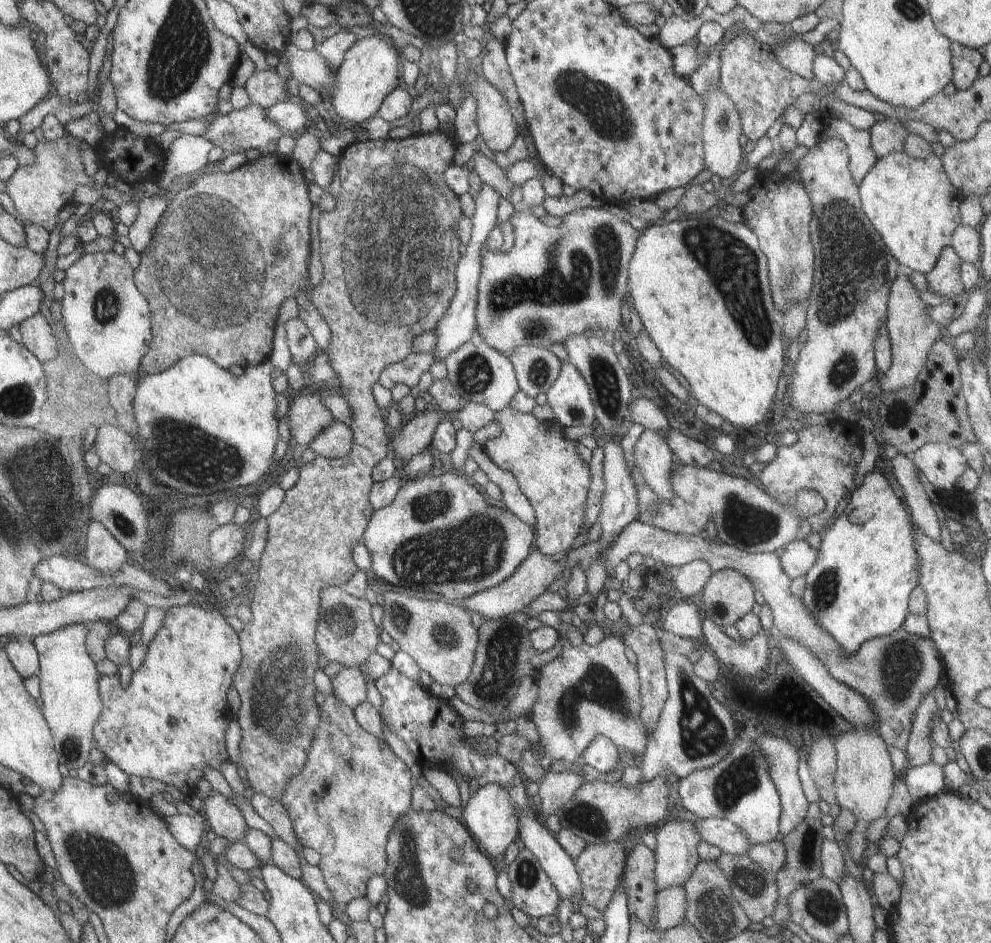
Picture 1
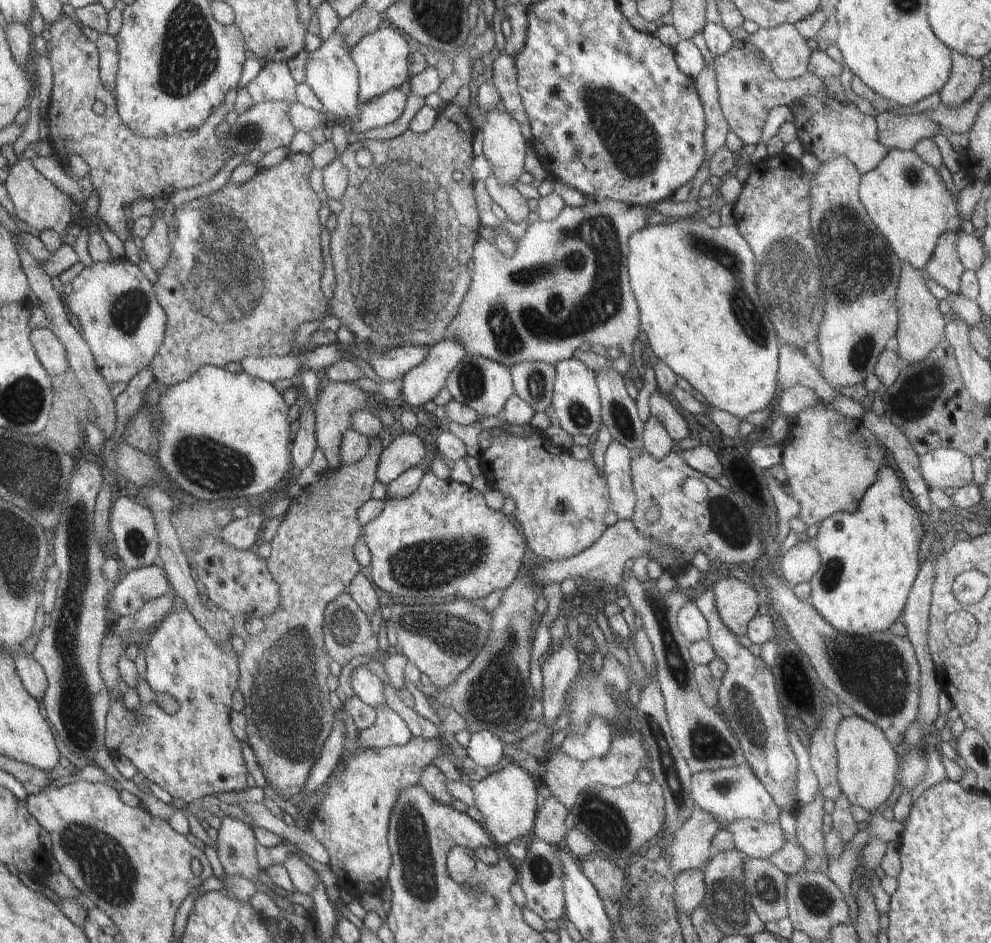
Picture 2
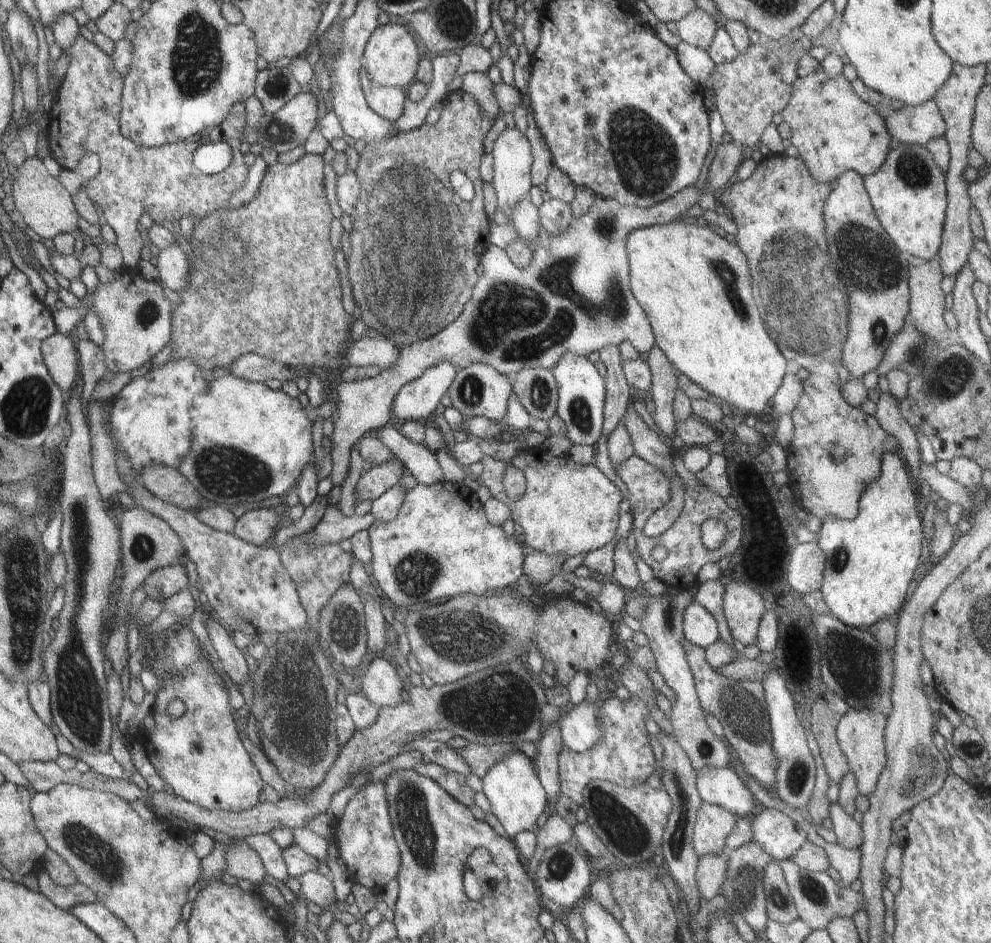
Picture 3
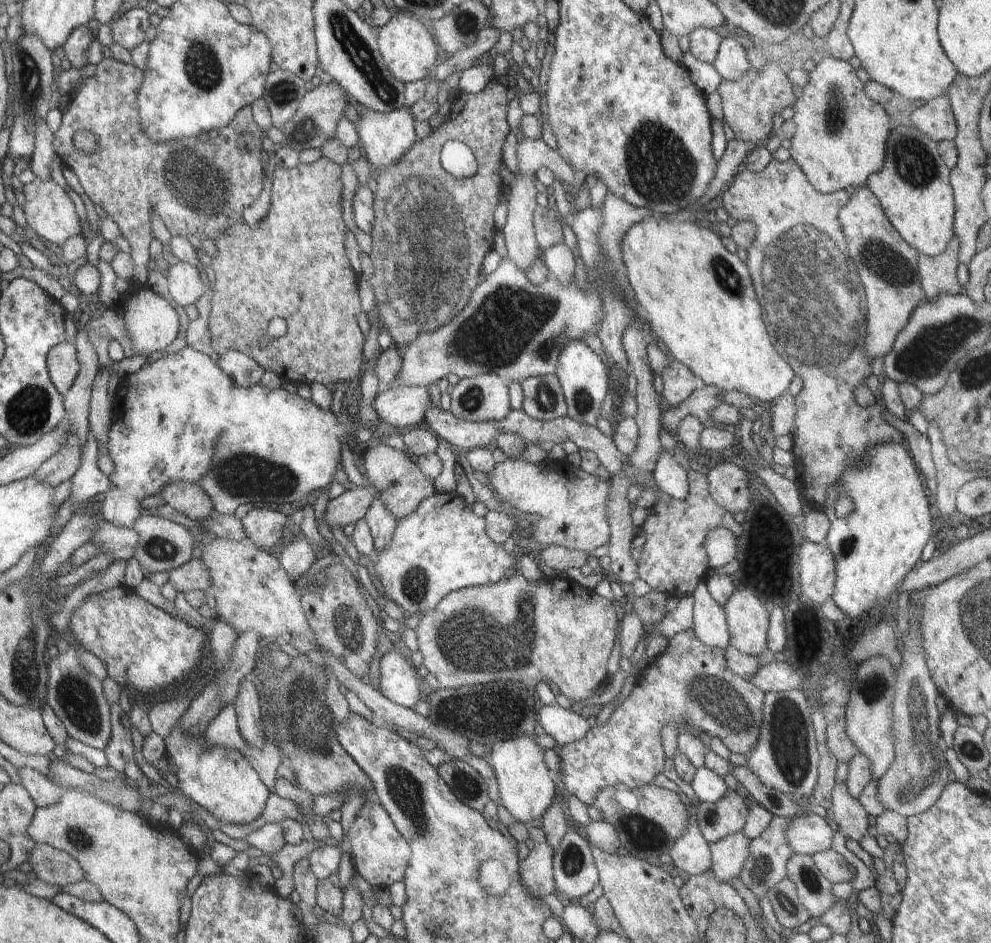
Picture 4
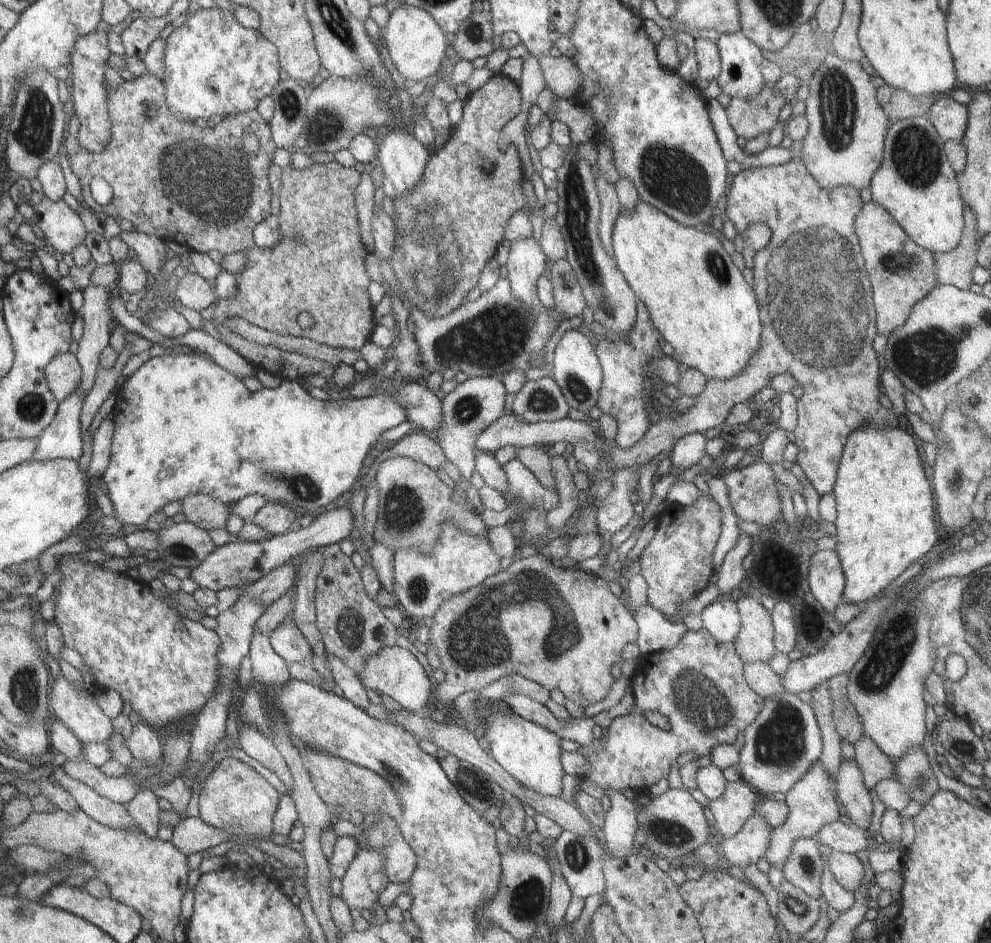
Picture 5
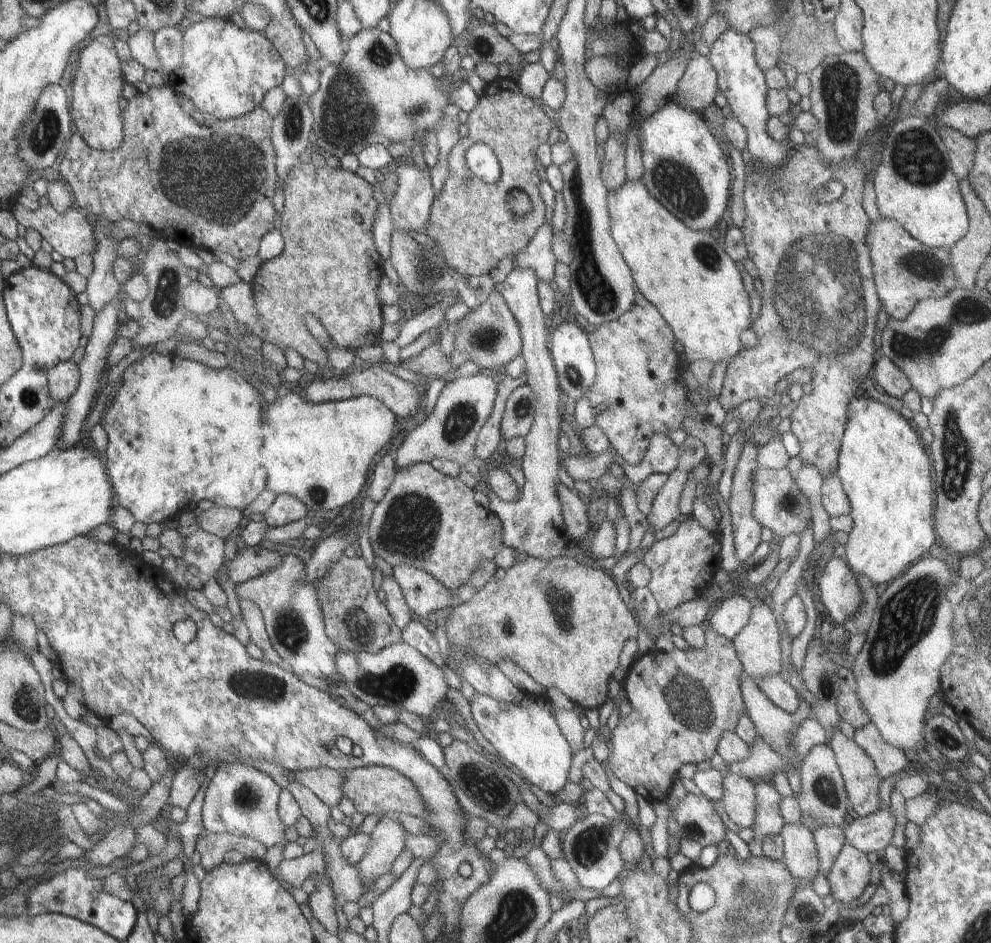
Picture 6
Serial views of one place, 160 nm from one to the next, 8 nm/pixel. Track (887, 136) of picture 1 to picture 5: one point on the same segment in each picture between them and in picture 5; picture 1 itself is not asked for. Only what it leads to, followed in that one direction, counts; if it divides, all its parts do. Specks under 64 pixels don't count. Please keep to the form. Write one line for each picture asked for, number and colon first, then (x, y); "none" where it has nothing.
2: (895, 131)
3: (918, 124)
4: (935, 118)
5: (949, 117)

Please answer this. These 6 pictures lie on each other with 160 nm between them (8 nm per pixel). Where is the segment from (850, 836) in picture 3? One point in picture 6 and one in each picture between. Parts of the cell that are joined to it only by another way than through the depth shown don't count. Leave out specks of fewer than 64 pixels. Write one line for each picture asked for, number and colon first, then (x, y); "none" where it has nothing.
4: (847, 814)
5: (853, 794)
6: (861, 779)

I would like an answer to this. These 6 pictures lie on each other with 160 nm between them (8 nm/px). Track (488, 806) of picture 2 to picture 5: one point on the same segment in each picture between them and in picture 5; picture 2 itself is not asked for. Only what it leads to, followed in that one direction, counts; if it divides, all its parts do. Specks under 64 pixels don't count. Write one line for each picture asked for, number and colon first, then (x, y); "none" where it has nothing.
3: (517, 797)
4: (526, 787)
5: (529, 752)

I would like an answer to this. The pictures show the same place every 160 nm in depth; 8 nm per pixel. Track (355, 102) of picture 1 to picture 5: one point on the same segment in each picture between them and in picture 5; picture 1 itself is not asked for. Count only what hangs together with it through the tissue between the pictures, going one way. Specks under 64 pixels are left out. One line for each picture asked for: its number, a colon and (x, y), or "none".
2: (382, 58)
3: (391, 57)
4: (409, 50)
5: (417, 46)

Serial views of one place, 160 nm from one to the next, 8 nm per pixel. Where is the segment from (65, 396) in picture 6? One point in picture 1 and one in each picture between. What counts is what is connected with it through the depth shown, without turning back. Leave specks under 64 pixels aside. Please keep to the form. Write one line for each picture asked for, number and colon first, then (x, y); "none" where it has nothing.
1: (38, 337)
2: (49, 349)
3: (60, 356)
4: (62, 362)
5: (63, 373)

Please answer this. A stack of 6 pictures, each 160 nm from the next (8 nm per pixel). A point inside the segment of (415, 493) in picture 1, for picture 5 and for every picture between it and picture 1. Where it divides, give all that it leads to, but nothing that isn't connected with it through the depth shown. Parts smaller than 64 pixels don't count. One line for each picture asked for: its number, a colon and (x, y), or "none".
2: (443, 540)
3: (441, 545)
4: (441, 547)
5: (459, 561)

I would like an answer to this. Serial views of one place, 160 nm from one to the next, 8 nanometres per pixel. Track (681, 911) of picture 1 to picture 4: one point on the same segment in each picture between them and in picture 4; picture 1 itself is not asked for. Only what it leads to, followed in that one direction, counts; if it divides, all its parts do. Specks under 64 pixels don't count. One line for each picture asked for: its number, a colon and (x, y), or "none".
2: (690, 890)
3: (712, 869)
4: (728, 855)

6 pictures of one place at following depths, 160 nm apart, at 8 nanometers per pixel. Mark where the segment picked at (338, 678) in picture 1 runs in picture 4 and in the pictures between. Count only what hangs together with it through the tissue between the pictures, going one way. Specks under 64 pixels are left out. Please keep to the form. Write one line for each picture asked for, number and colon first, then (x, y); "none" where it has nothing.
2: (367, 686)
3: (381, 684)
4: (399, 682)

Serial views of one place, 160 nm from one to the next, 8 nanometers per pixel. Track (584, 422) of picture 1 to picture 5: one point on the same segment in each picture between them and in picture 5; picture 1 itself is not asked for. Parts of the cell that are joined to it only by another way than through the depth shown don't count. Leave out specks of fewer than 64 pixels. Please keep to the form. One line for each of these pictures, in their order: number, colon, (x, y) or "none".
2: (576, 399)
3: (581, 387)
4: (583, 375)
5: (576, 368)

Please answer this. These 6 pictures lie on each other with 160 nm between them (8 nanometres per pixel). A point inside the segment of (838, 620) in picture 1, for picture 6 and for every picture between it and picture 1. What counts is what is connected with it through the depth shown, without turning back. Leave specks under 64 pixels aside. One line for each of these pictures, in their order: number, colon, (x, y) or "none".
2: (869, 560)
3: (870, 560)
4: (875, 546)
5: (885, 506)
6: (886, 472)

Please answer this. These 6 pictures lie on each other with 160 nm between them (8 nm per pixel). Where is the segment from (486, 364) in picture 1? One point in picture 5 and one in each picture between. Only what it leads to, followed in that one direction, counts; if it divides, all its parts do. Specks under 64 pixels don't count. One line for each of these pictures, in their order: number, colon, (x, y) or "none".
2: (484, 385)
3: (478, 390)
4: (485, 397)
5: (477, 403)

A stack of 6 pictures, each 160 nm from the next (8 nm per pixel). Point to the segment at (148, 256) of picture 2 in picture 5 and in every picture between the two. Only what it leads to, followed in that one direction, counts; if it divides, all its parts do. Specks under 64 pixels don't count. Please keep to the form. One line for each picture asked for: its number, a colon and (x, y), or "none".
3: (173, 265)
4: (185, 287)
5: (193, 291)

